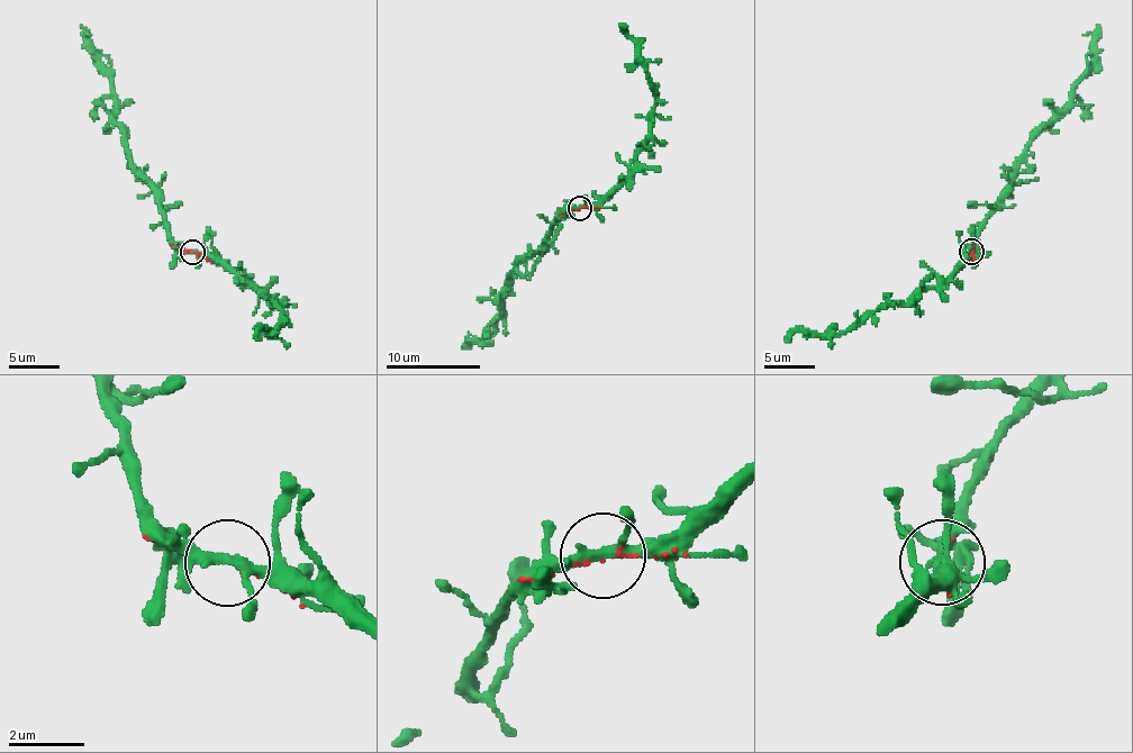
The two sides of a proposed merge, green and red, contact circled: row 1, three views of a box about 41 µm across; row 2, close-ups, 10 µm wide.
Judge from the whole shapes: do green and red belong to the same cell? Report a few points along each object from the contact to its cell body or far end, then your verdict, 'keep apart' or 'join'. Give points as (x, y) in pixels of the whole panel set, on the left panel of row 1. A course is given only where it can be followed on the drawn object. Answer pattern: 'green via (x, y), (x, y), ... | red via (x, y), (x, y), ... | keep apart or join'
green via (191, 253), (172, 241), (161, 192), (130, 163), (124, 127), (115, 120), (112, 75), (81, 25) | red via (195, 253), (170, 245) | join

